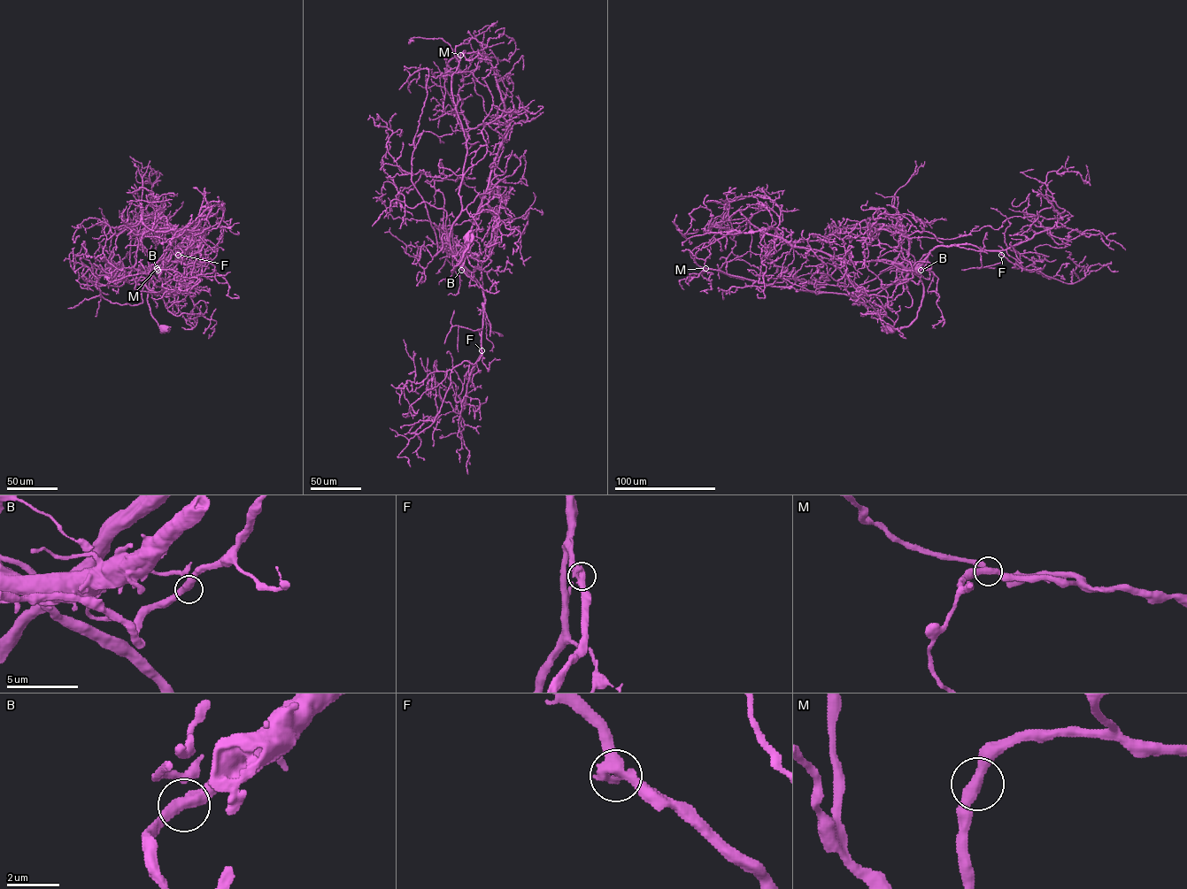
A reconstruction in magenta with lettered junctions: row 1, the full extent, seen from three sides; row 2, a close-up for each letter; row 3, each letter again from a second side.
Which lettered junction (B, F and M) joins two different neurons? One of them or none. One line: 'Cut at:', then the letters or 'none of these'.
Cut at: none of these

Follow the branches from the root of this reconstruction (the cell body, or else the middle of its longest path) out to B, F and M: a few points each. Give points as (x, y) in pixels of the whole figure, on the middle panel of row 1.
B: (466, 237), (467, 249), (451, 271), (458, 263), (461, 270)
F: (466, 237), (467, 249), (451, 271), (458, 263), (473, 274), (481, 287), (485, 298), (481, 303), (481, 350)
M: (466, 237), (452, 272), (466, 255), (456, 259), (450, 241), (466, 153), (451, 88), (460, 55)

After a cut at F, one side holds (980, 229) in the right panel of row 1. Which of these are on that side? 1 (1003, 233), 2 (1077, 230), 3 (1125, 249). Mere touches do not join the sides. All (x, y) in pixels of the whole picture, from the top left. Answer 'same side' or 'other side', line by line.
1: other side
2: same side
3: same side

